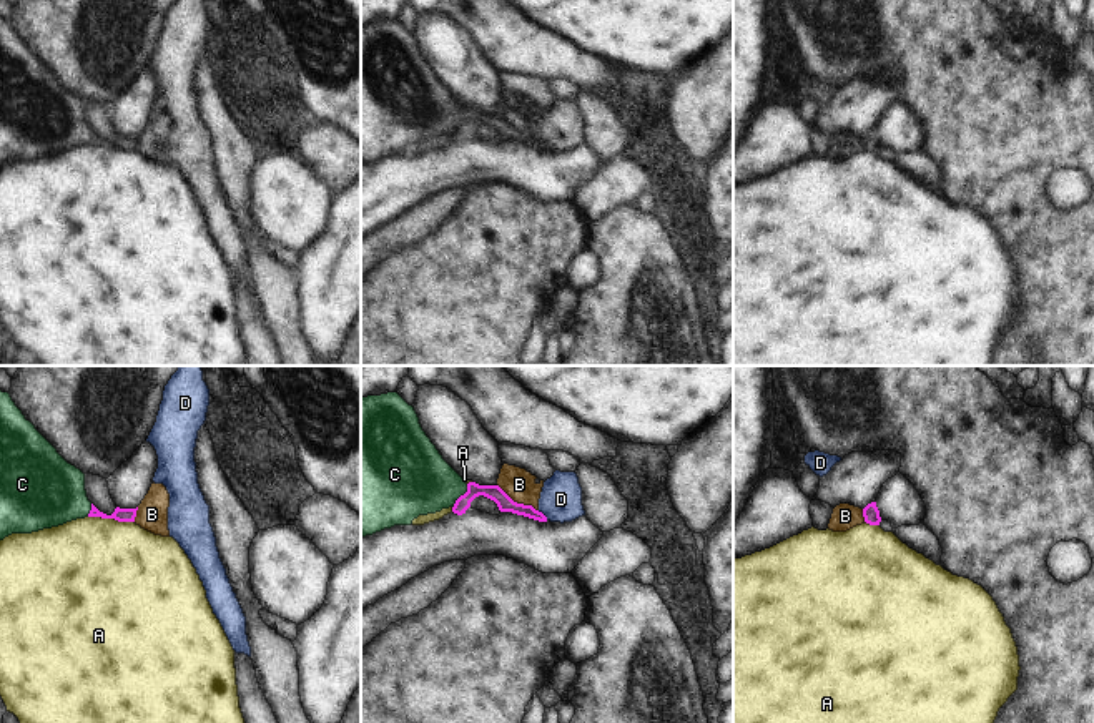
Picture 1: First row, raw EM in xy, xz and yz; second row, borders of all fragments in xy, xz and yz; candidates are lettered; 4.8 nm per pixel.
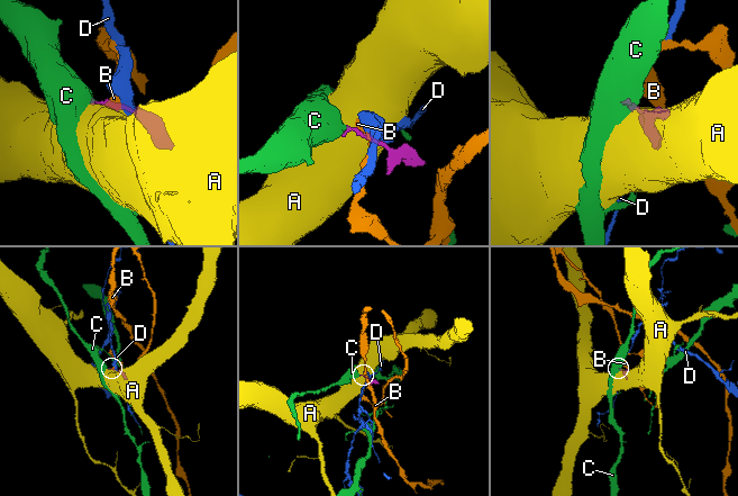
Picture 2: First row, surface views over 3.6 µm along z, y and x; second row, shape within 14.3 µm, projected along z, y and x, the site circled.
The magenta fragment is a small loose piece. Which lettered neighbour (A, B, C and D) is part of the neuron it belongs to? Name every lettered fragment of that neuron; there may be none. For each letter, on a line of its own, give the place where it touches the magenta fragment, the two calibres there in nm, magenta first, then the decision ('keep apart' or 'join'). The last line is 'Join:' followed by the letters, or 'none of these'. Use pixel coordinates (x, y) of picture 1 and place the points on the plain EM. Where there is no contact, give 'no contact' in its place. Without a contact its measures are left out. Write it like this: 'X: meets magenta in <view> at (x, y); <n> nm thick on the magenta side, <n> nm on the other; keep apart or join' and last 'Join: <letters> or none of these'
A: meets magenta in xy at (112, 145); 60 nm thick on the magenta side, 480 nm on the other; keep apart
B: meets magenta in xz at (516, 130); 80 nm thick on the magenta side, 150 nm on the other; keep apart
C: meets magenta in xz at (461, 123); 80 nm thick on the magenta side, 360 nm on the other; join
D: meets magenta in xz at (542, 142); 80 nm thick on the magenta side, 200 nm on the other; keep apart
Join: C

